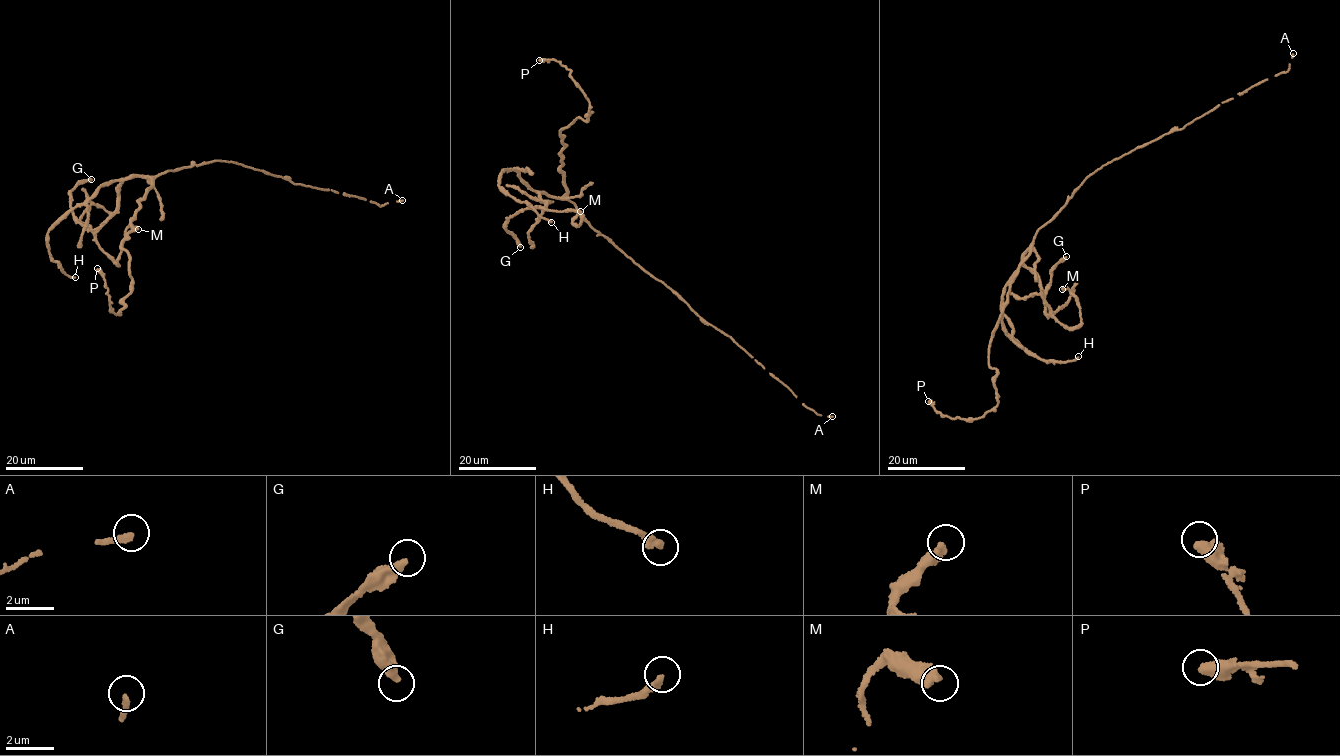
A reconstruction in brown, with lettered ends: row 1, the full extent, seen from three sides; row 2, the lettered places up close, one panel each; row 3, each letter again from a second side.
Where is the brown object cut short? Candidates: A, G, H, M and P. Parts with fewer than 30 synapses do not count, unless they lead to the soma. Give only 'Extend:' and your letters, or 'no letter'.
Extend: A

